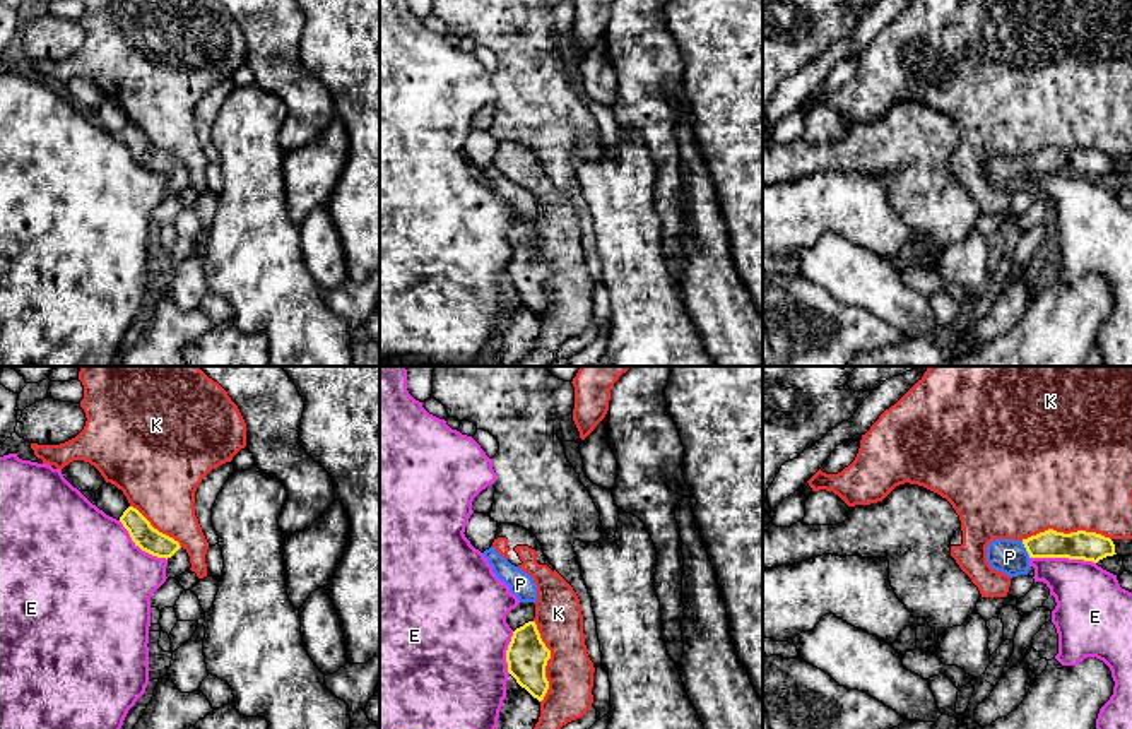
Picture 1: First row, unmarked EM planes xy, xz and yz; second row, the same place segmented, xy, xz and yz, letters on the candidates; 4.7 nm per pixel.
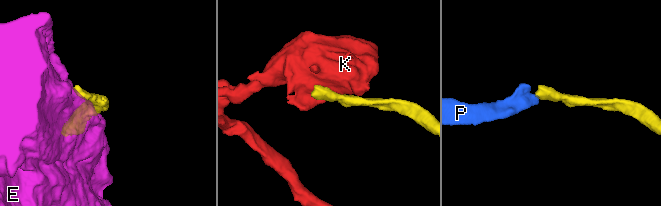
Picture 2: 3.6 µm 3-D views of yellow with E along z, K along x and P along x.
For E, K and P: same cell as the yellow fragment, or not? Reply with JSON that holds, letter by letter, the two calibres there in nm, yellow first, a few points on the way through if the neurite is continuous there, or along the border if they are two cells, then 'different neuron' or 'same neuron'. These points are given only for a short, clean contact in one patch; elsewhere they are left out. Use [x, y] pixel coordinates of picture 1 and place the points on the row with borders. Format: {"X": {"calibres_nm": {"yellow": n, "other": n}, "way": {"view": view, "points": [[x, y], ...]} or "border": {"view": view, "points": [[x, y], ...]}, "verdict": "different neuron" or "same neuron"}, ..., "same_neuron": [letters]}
{"E": {"calibres_nm": {"yellow": 140, "other": 320}, "verdict": "different neuron"}, "K": {"calibres_nm": {"yellow": 140, "other": 480}, "verdict": "different neuron"}, "P": {"calibres_nm": {"yellow": 130, "other": 160}, "way": {"view": "yz", "points": [[1079, 545], [1042, 545], [1026, 550], [1009, 557]]}, "verdict": "same neuron"}, "same_neuron": ["P"]}

